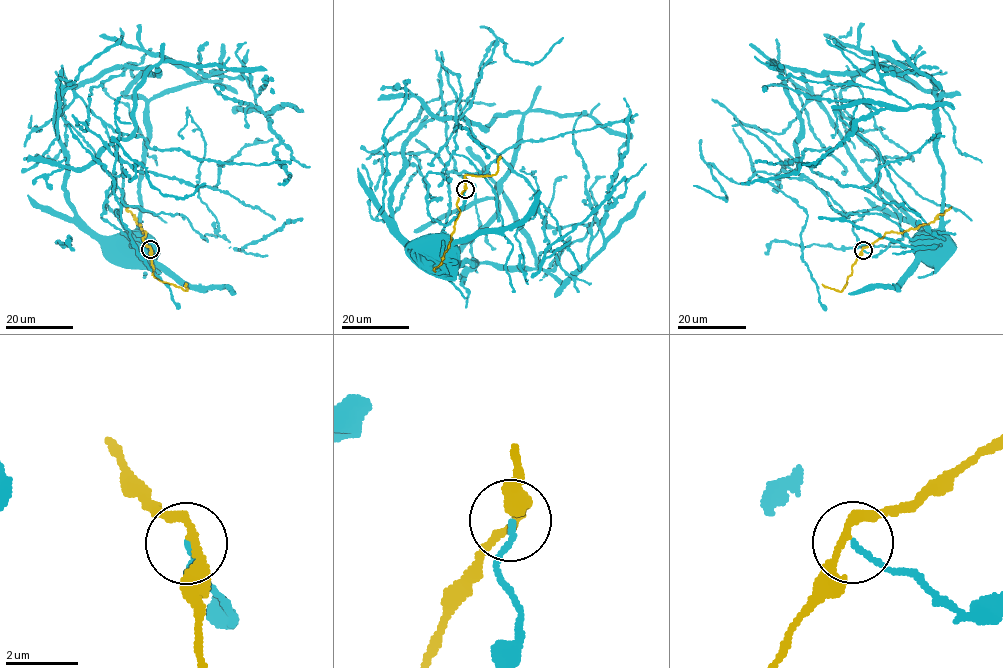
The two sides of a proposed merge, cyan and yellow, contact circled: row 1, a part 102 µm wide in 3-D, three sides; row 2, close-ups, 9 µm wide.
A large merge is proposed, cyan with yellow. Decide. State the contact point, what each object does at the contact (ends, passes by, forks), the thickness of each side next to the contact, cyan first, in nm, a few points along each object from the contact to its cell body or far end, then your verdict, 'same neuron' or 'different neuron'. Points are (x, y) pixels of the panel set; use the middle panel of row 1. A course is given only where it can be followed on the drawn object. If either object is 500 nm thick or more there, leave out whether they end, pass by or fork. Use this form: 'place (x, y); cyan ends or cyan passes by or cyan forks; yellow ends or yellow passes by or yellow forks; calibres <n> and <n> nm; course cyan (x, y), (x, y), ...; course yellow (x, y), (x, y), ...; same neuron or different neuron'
place (465, 189); cyan ends; yellow passes by; calibres 140 and 190 nm; course cyan (465, 189), (464, 203), (457, 216), (445, 225), (441, 234), (424, 235), (419, 243), (428, 245), (430, 241); course yellow (465, 190), (457, 202), (460, 211), (454, 230), (441, 263), (433, 270), (435, 272); different neuron

